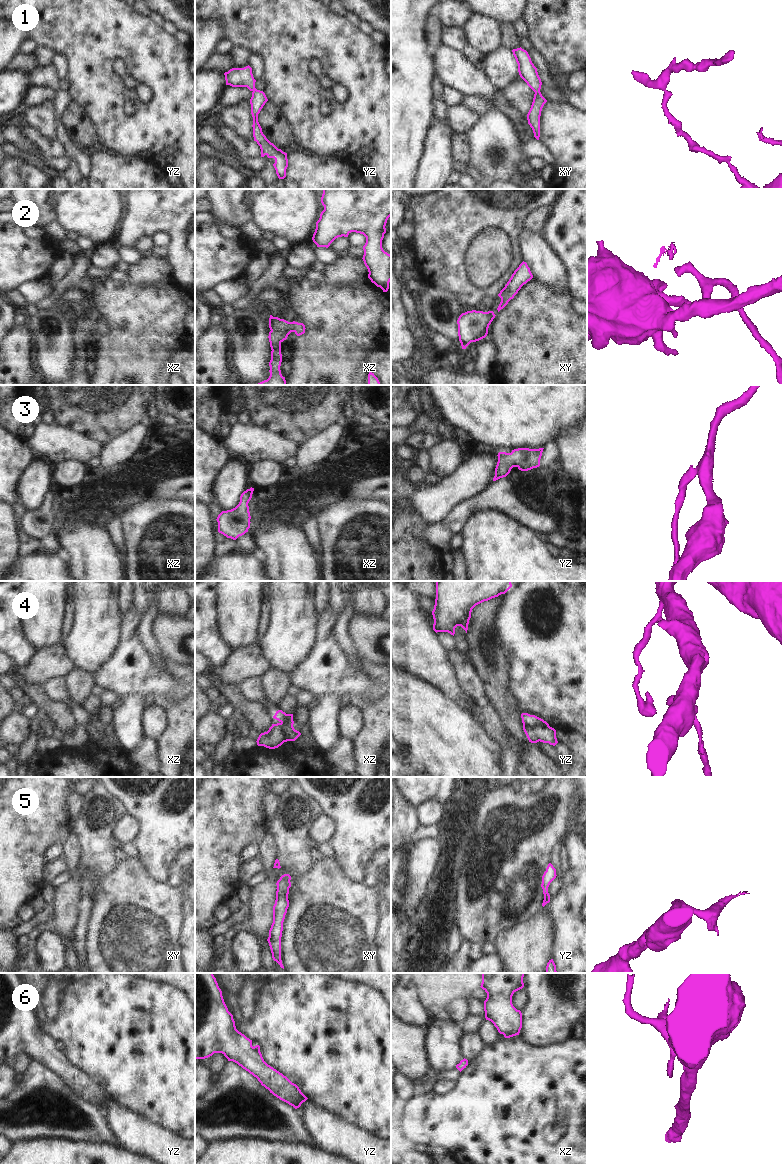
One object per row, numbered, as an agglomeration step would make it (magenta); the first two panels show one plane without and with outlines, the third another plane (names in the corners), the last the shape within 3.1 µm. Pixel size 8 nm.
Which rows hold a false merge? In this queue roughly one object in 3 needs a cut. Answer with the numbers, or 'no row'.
4, 6

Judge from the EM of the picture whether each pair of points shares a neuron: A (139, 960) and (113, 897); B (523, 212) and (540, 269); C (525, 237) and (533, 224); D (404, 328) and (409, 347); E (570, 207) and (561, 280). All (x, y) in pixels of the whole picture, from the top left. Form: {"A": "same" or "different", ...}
{"A": "same", "B": "different", "C": "different", "D": "same", "E": "different"}

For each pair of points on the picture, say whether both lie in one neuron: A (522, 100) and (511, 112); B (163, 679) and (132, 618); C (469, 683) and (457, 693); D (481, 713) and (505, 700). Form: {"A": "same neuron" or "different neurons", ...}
{"A": "different neurons", "B": "same neuron", "C": "different neurons", "D": "different neurons"}

